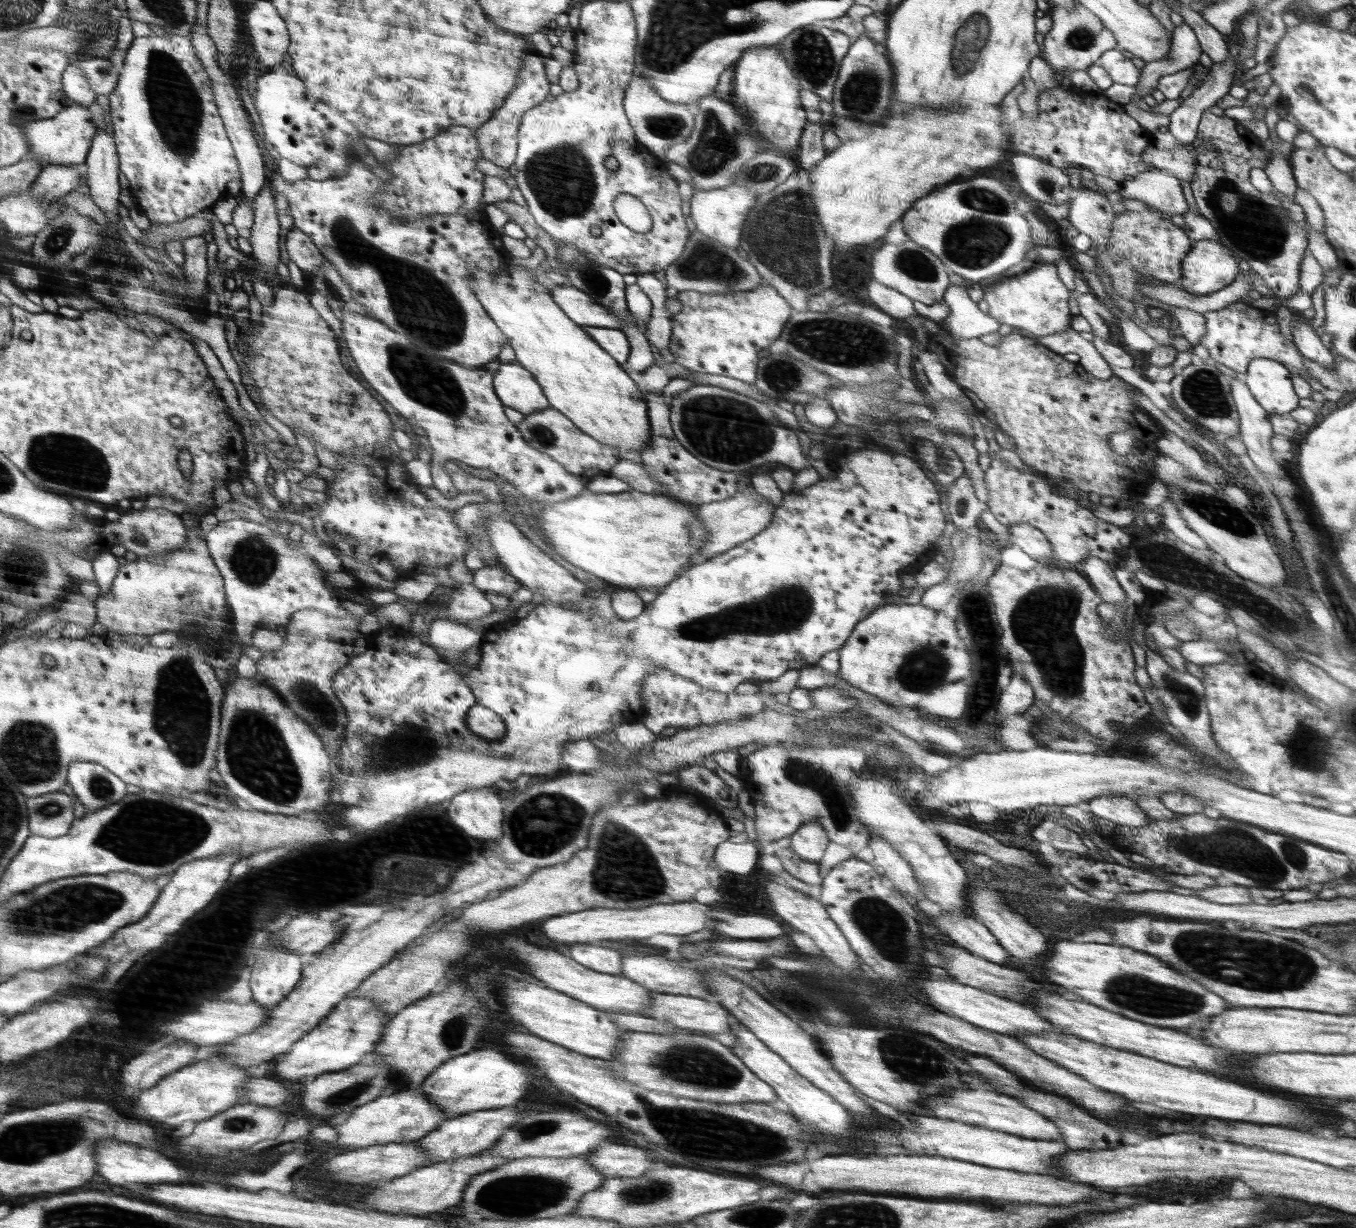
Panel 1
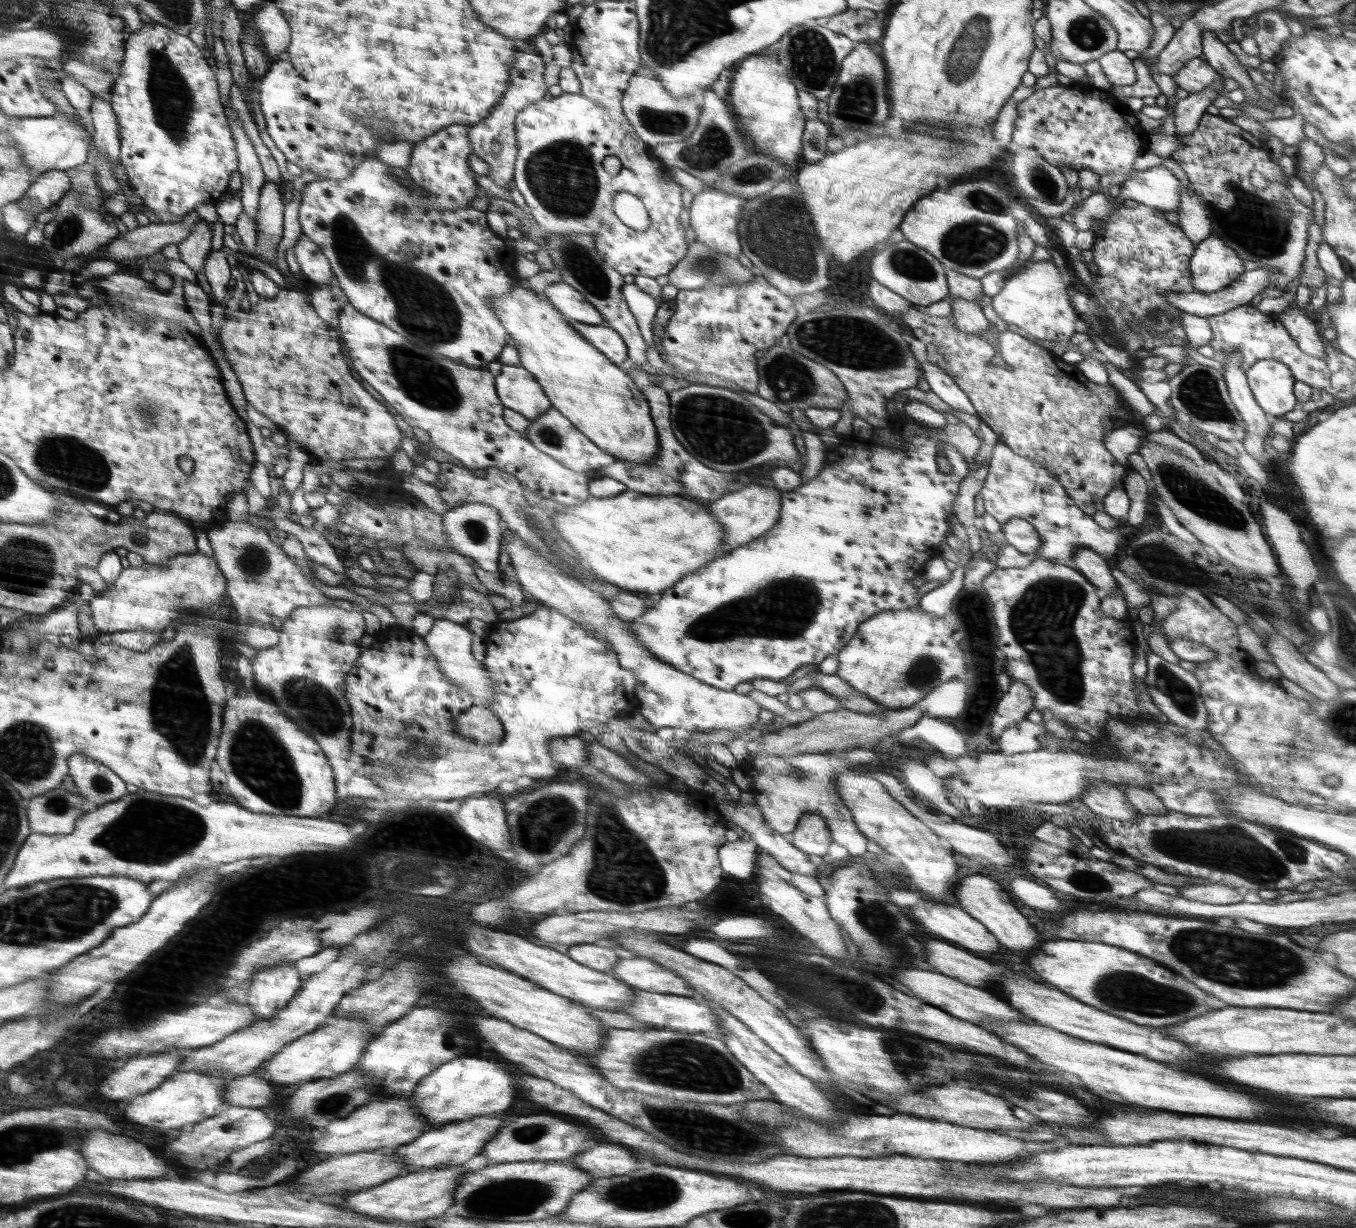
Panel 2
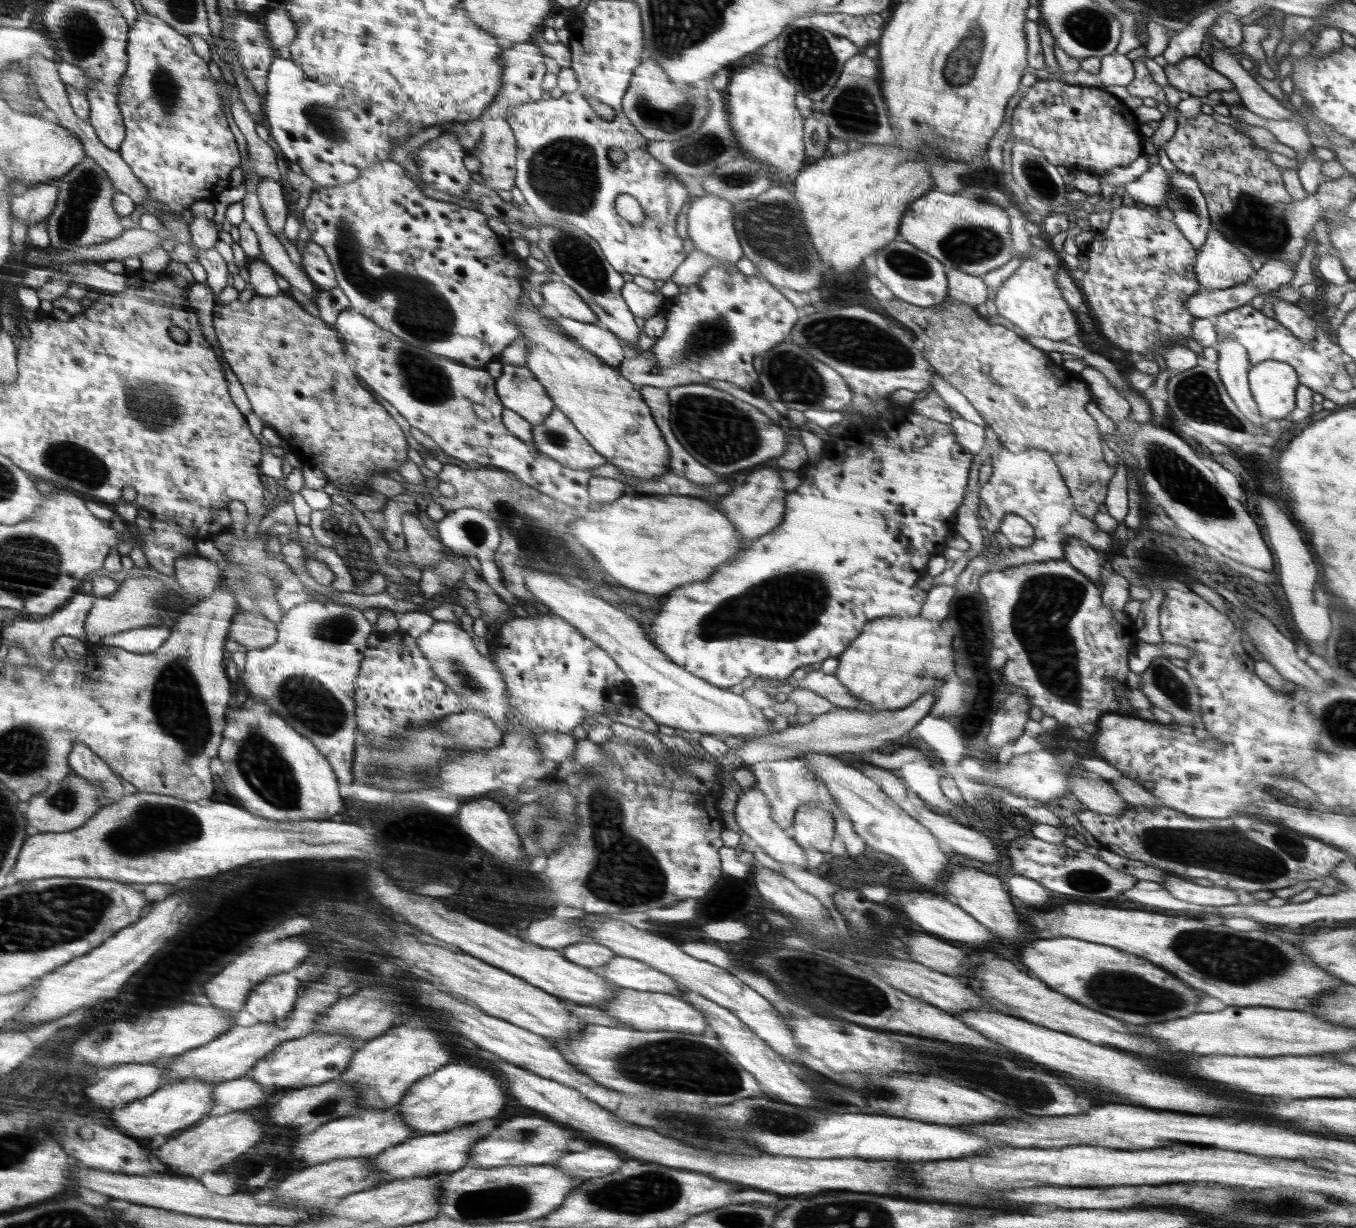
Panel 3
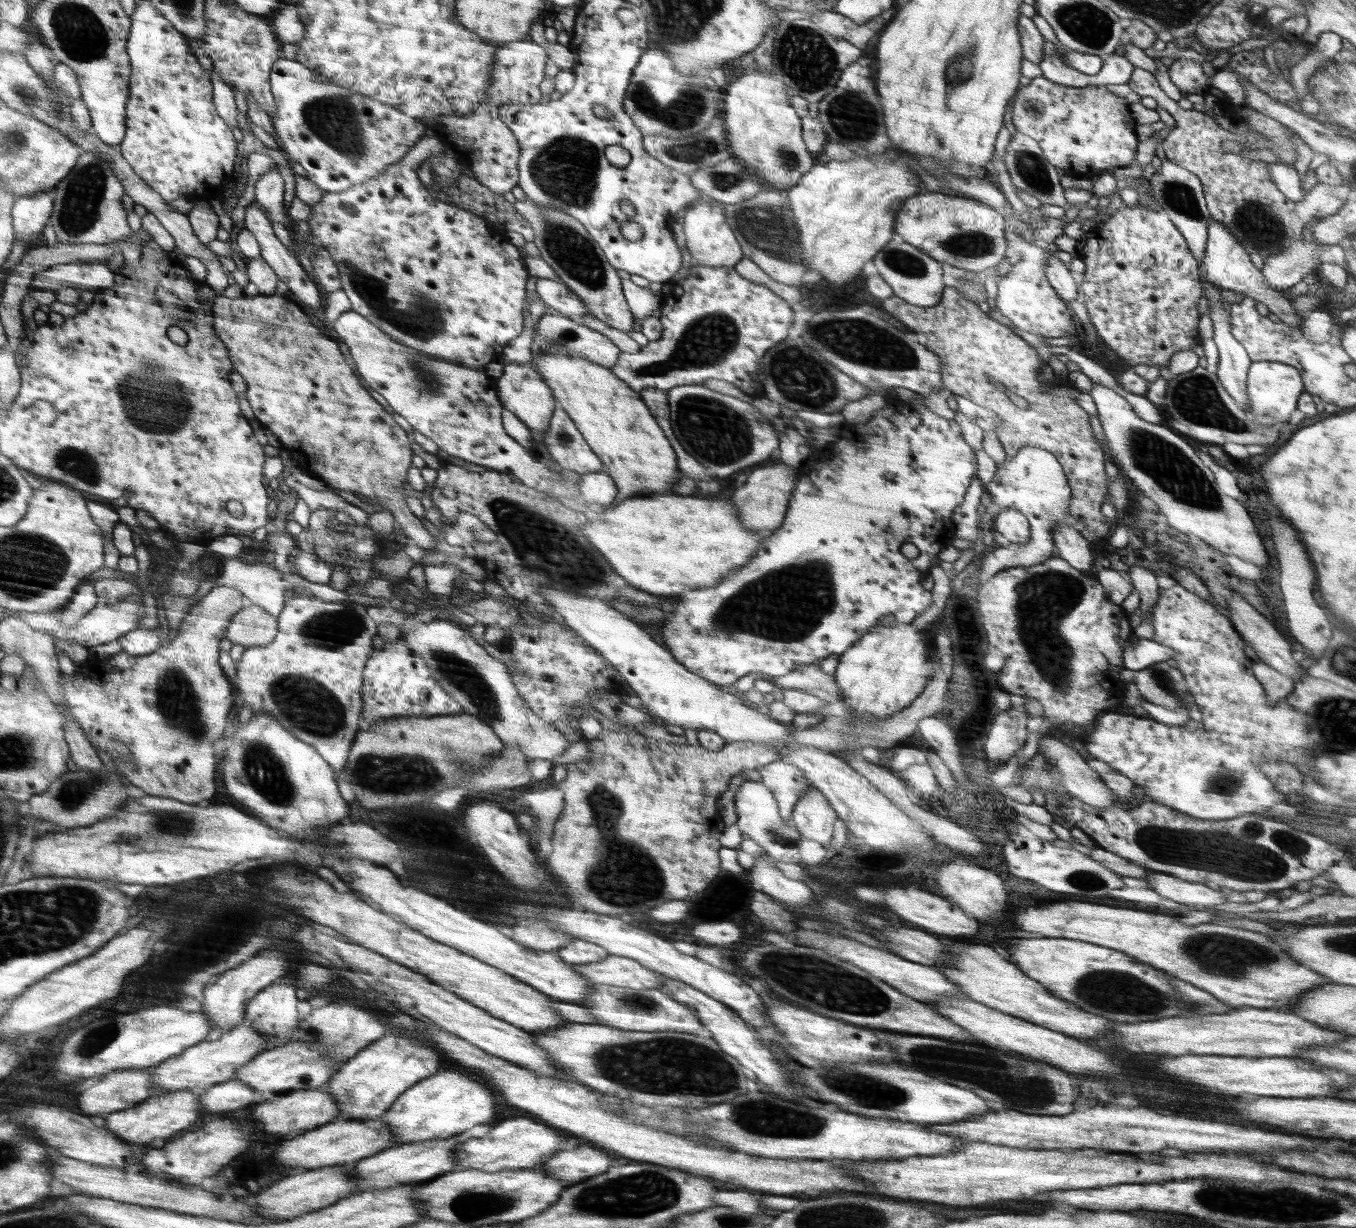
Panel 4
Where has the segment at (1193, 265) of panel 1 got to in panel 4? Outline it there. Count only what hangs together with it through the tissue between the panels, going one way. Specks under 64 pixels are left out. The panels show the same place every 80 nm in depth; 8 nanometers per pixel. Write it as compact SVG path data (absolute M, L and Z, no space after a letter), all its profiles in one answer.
M1213 218L1209 222L1207 244L1204 258L1200 264L1200 278L1204 277L1215 287L1233 292L1243 292L1254 301L1264 303L1270 313L1274 313L1282 322L1302 329L1302 317L1297 314L1290 301L1282 296L1281 291L1275 291L1263 277L1261 269L1256 268L1246 252L1246 249L1228 232L1228 228Z

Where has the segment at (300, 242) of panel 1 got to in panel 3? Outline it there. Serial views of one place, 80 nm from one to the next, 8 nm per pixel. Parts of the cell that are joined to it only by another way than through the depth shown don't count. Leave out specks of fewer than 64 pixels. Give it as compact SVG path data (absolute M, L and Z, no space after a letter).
M308 241L301 260L301 268L319 290L330 290L338 286L334 266L320 245Z

